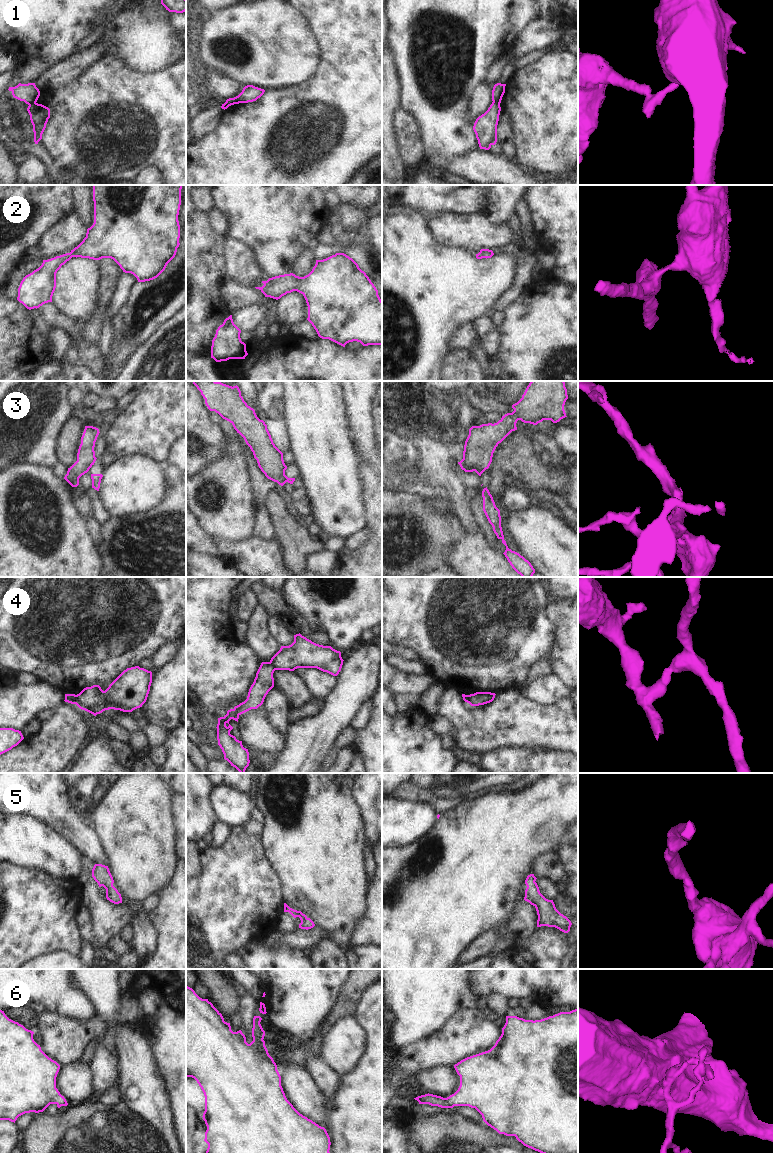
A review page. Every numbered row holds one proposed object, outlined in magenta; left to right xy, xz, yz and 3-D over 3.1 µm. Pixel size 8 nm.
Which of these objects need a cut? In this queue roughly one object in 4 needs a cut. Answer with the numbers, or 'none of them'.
1, 3, 4

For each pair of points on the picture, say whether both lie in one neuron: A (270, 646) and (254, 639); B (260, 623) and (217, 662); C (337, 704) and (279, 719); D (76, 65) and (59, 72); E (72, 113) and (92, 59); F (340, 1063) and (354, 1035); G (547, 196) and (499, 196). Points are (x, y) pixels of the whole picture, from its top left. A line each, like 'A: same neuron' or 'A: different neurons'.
A: same neuron
B: different neurons
C: different neurons
D: same neuron
E: different neurons
F: same neuron
G: different neurons

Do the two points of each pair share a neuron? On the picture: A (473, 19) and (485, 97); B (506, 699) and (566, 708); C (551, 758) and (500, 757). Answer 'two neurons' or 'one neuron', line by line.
A: two neurons
B: one neuron
C: one neuron

